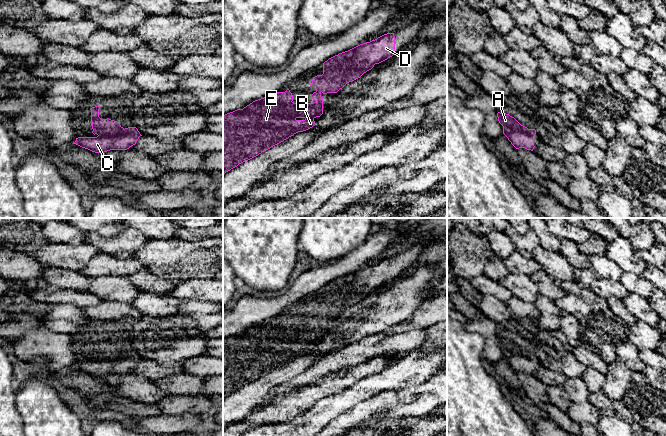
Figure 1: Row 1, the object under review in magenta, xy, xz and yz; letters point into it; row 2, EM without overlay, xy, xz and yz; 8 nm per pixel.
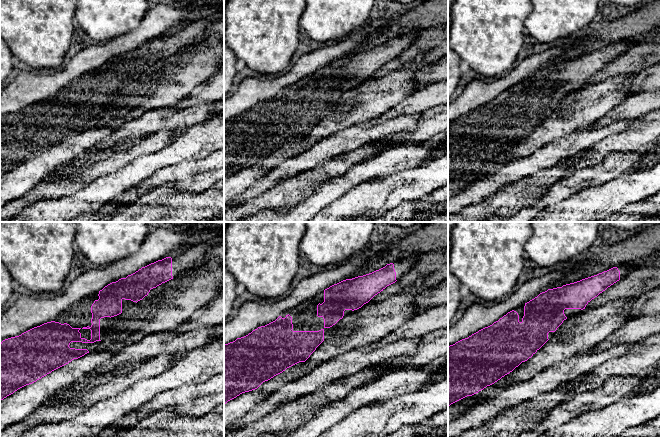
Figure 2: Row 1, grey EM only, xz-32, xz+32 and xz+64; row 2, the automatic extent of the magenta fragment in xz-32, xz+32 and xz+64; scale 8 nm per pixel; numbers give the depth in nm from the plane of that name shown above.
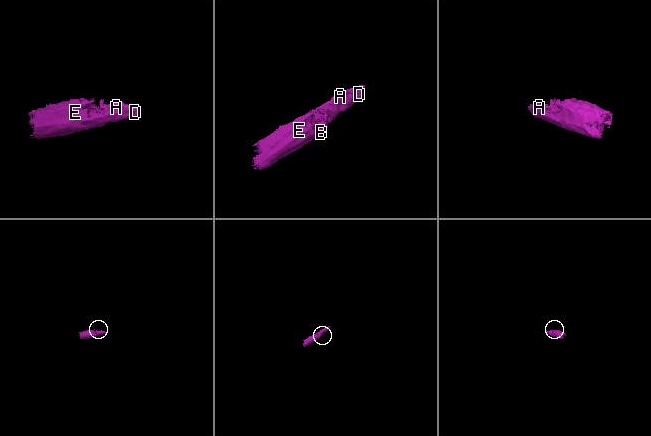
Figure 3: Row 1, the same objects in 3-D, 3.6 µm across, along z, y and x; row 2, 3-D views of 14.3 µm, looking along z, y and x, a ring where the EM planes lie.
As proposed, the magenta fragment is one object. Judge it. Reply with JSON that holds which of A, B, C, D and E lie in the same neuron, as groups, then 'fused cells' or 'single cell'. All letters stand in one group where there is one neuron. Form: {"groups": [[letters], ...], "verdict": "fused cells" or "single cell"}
{"groups": [["A", "B", "C", "D", "E"]], "verdict": "single cell"}

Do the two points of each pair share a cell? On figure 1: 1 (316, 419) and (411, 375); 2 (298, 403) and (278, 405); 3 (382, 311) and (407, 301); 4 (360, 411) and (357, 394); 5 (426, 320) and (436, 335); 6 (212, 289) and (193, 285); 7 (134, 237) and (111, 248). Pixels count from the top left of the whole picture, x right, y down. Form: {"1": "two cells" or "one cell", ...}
{"1": "one cell", "2": "one cell", "3": "one cell", "4": "two cells", "5": "two cells", "6": "one cell", "7": "one cell"}

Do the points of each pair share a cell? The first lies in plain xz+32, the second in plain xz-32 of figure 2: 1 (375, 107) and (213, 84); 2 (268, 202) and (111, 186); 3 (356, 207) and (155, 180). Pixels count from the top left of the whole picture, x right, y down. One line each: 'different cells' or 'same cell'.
1: different cells
2: different cells
3: same cell

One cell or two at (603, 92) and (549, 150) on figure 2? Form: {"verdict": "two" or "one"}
{"verdict": "two"}

